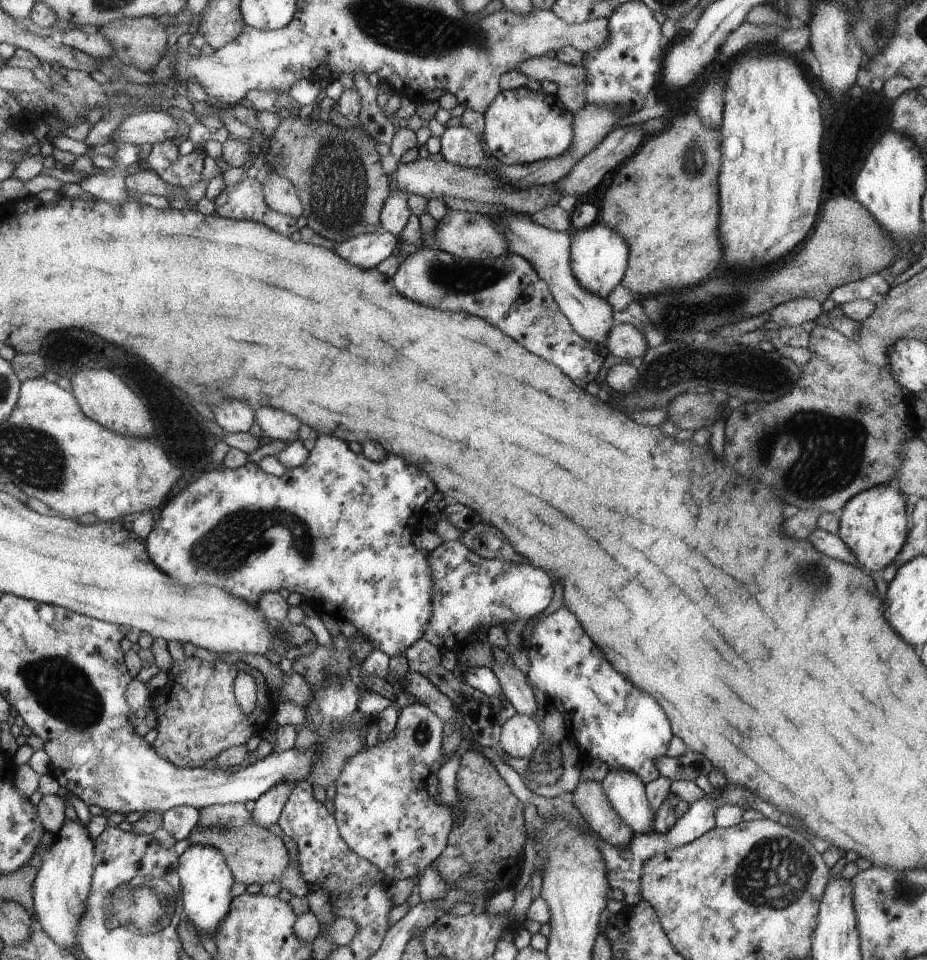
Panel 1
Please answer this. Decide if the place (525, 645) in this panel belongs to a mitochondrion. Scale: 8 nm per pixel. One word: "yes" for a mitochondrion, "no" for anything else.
no

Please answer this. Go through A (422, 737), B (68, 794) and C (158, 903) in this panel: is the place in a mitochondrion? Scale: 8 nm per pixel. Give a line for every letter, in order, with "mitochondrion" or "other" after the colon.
A: mitochondrion
B: other
C: mitochondrion

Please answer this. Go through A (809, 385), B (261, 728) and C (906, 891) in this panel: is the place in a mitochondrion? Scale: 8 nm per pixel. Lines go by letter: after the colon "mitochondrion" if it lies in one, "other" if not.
A: other
B: other
C: mitochondrion

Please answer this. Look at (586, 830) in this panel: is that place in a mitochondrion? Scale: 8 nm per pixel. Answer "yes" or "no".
no

